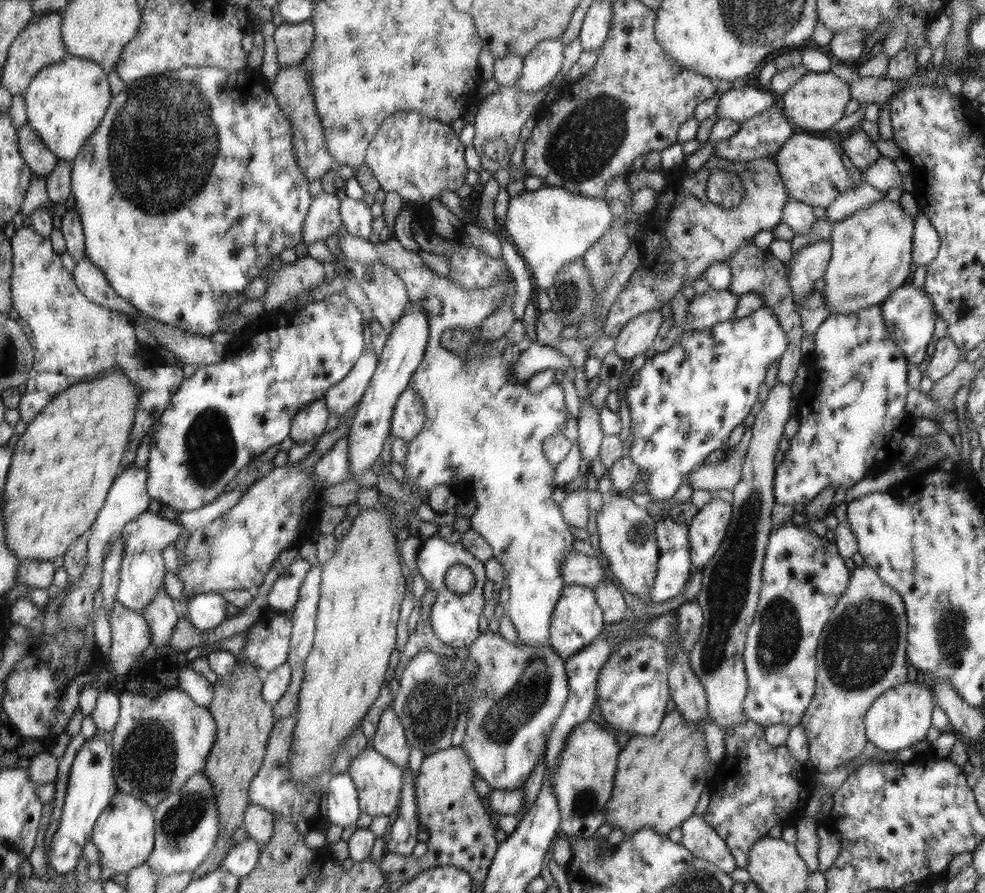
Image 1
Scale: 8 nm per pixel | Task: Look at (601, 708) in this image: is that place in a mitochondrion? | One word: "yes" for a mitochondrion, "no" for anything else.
no

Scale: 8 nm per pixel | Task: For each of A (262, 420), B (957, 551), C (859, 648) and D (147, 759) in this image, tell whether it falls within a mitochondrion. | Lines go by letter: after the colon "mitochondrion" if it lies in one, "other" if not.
A: other
B: other
C: mitochondrion
D: mitochondrion

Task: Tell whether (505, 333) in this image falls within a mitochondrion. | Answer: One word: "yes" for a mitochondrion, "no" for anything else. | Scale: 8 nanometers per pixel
no

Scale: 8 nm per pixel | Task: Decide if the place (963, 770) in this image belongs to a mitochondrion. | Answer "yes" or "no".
no

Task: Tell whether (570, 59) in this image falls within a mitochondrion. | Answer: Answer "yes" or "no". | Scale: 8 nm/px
no

